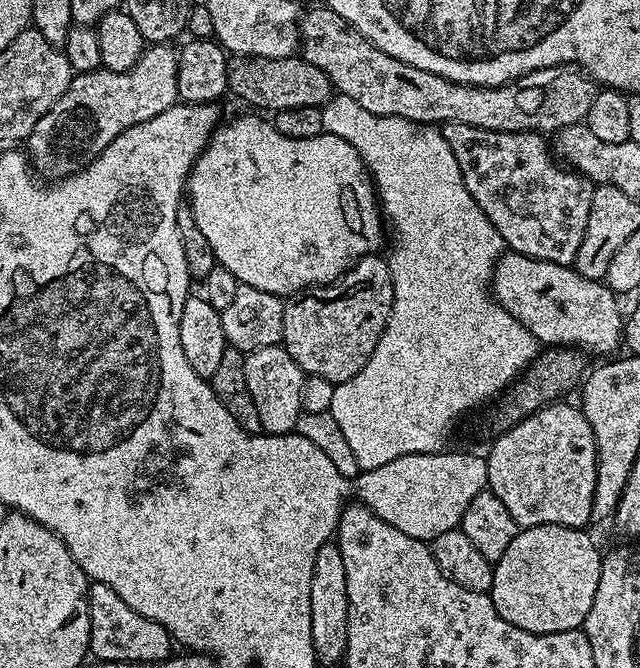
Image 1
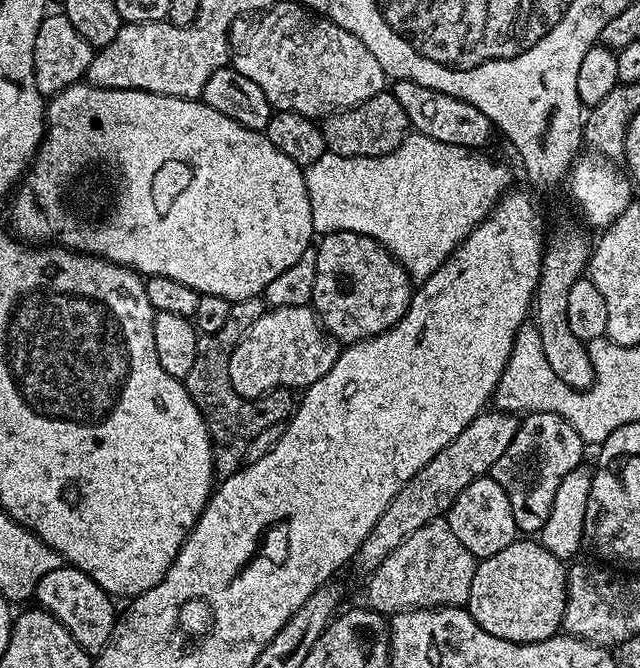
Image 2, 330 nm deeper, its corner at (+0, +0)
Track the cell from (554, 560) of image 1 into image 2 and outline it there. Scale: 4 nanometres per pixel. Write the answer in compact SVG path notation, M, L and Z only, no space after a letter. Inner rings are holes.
M517 538L498 554L490 554L477 563L466 607L486 634L515 644L533 644L561 631L567 597L565 561L550 554L535 539Z

